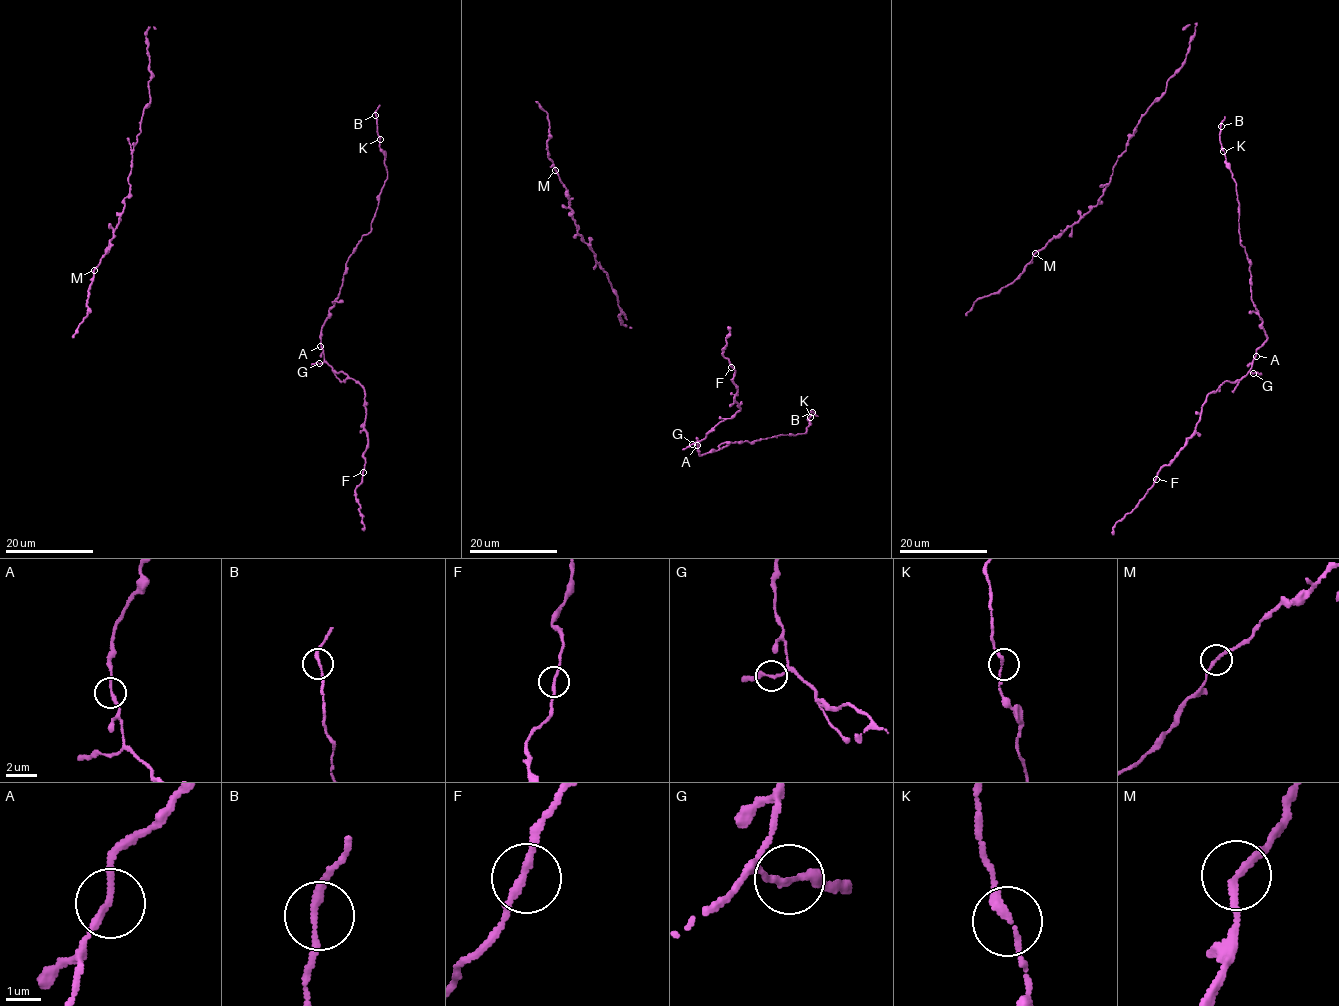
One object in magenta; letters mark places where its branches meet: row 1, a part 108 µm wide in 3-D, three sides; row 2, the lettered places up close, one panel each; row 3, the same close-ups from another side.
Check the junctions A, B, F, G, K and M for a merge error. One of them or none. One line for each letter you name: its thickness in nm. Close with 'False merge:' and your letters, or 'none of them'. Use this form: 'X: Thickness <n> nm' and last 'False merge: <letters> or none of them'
False merge: none of them

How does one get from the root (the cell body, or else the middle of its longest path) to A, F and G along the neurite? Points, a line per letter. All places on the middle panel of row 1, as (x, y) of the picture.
A: (812, 412), (807, 419), (809, 422), (806, 433), (779, 434), (751, 443), (736, 442), (701, 455), (697, 445)
F: (812, 412), (806, 433), (736, 442), (699, 455), (698, 443), (740, 408), (734, 398), (737, 390), (731, 367)
G: (812, 412), (806, 433), (736, 442), (701, 455), (699, 442), (693, 444)

